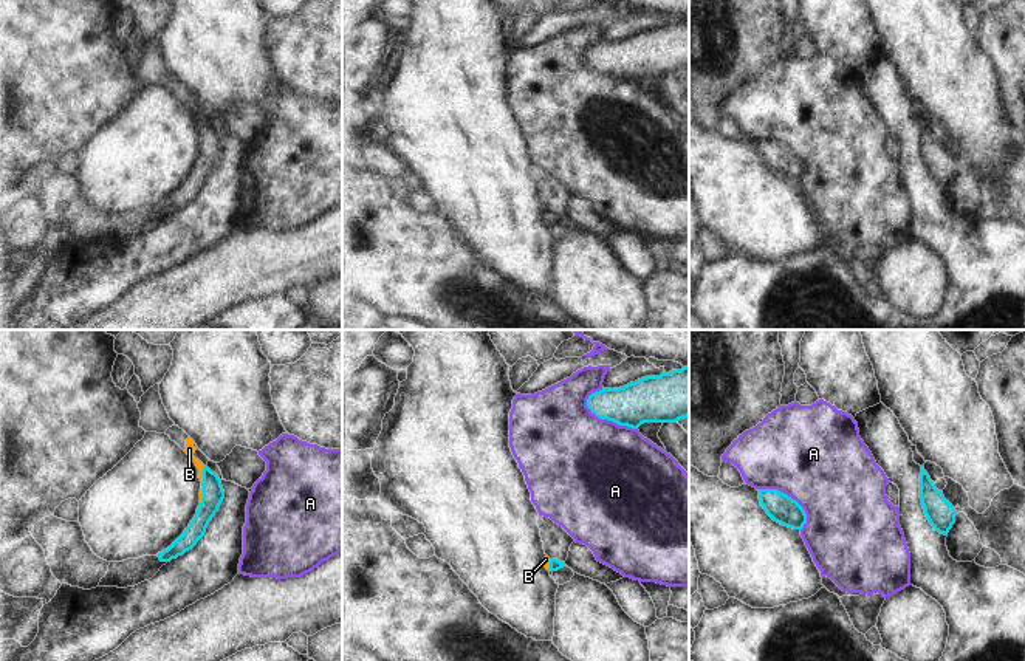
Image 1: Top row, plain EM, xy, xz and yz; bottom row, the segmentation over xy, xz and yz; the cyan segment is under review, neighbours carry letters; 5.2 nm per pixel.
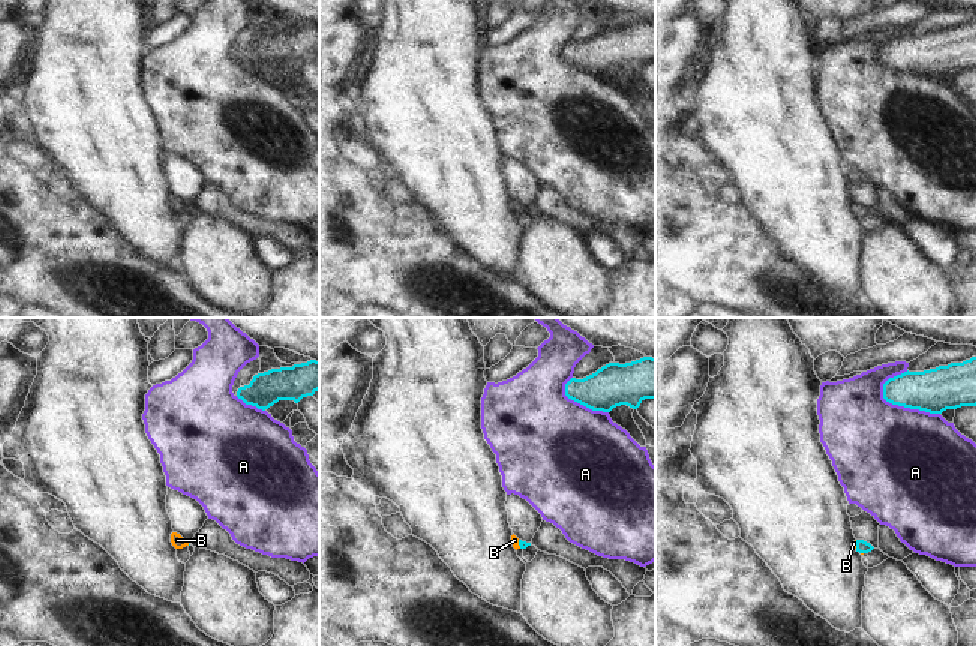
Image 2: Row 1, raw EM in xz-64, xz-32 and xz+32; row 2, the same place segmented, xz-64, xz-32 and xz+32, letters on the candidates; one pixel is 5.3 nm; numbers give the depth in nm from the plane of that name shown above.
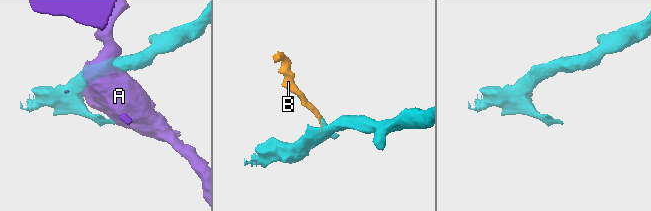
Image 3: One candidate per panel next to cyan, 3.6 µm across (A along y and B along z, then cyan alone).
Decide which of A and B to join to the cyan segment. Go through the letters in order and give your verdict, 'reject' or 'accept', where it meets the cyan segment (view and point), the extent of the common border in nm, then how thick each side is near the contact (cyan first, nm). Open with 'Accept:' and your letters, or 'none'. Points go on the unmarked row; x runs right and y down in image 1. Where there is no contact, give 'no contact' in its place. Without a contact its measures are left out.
Accept: B
A: reject; contact xz (607, 71); length 320 nm; calibres 240 and 480 nm
B: accept; contact xy (202, 138); length 200 nm; calibres 110 and 50 nm

